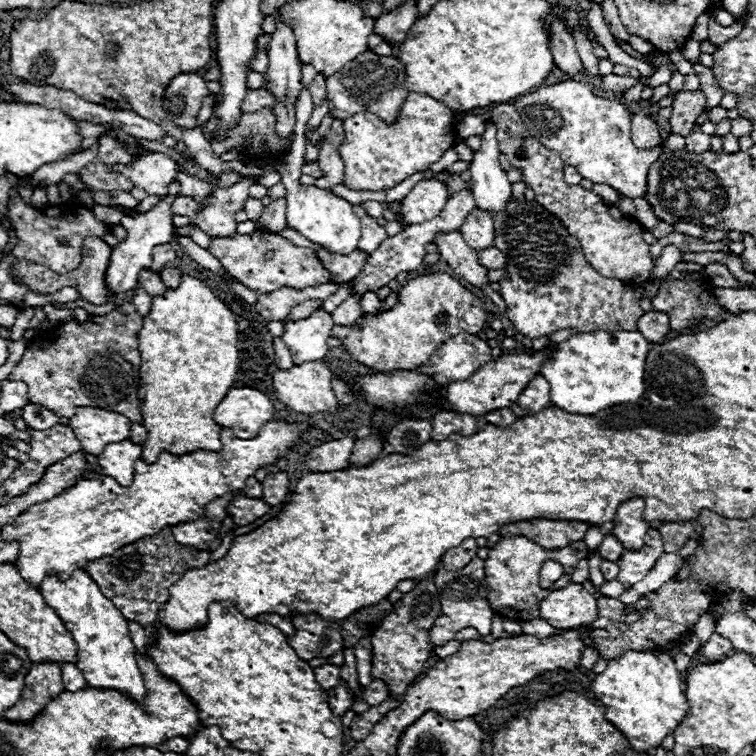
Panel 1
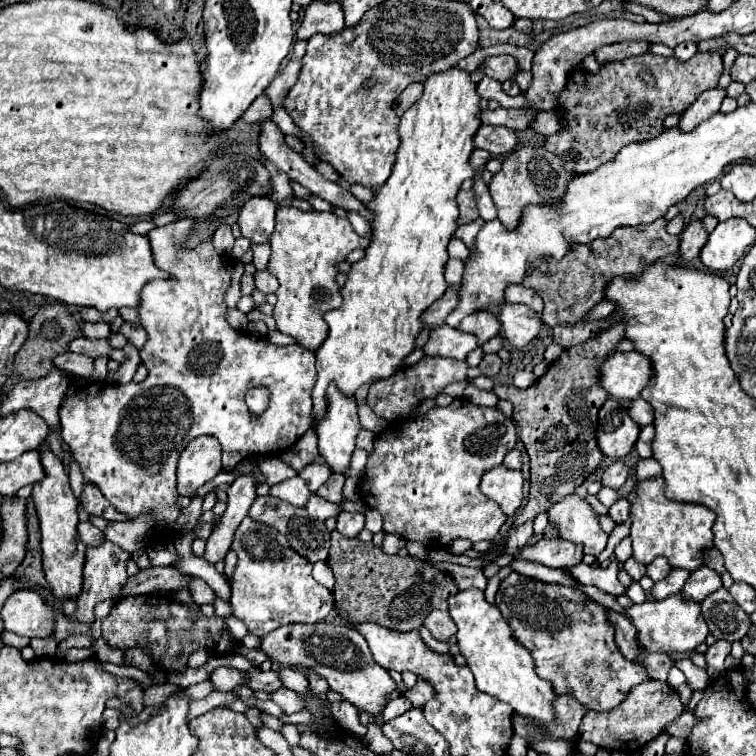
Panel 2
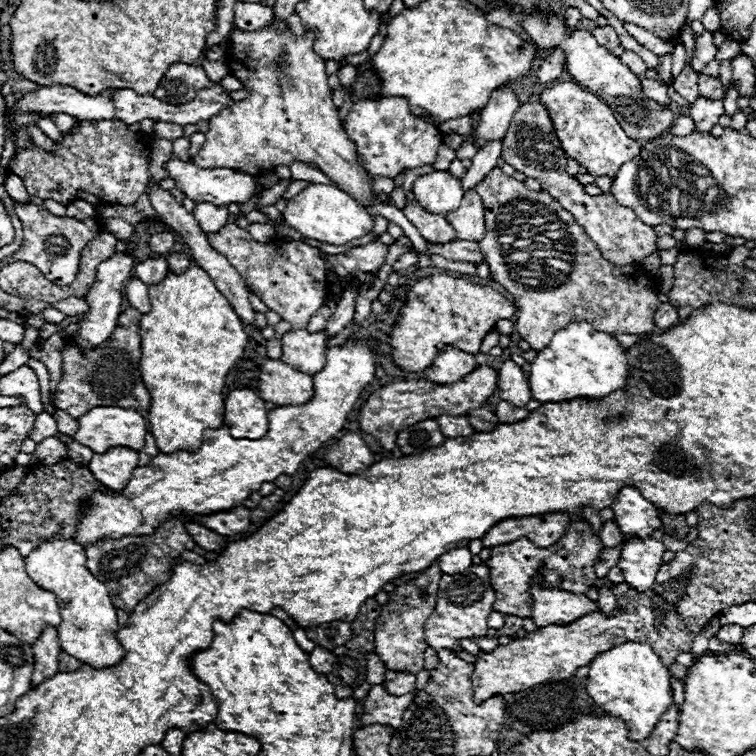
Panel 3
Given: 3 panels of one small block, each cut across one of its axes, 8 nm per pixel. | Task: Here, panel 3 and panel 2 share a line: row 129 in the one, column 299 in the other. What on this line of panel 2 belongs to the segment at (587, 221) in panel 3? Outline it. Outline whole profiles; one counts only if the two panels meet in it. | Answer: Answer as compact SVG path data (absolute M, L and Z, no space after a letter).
M256 496L256 502L252 504L252 510L248 512L252 518L274 526L280 534L284 534L290 542L290 546L304 556L306 560L310 560L312 564L318 560L326 560L328 556L328 546L330 546L330 532L326 530L324 522L312 522L312 518L308 518L308 512L304 508L294 508L288 506L288 502L274 498L274 496Z

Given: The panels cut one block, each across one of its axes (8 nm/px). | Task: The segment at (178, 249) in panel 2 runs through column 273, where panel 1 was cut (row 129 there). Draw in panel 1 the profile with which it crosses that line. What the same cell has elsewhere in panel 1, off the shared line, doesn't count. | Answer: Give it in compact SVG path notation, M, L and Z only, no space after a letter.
M412 92L400 112L398 124L388 126L376 114L358 112L344 120L344 140L340 146L340 158L344 162L344 186L350 190L380 192L394 188L408 176L426 170L438 162L440 156L452 148L456 140L454 112L428 94Z

